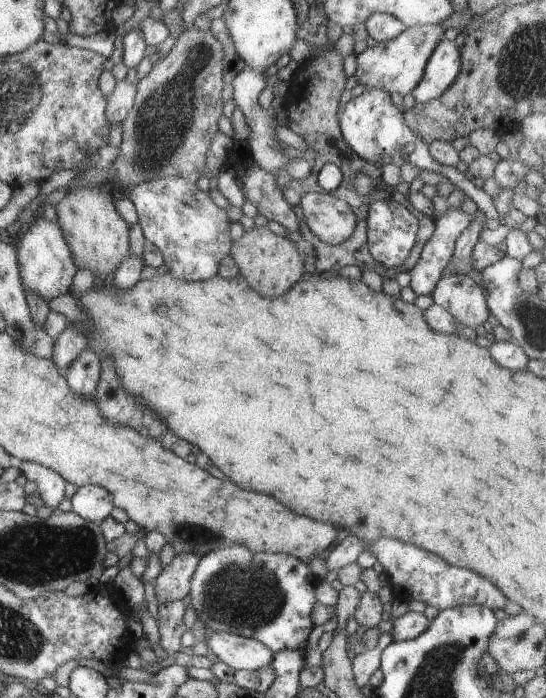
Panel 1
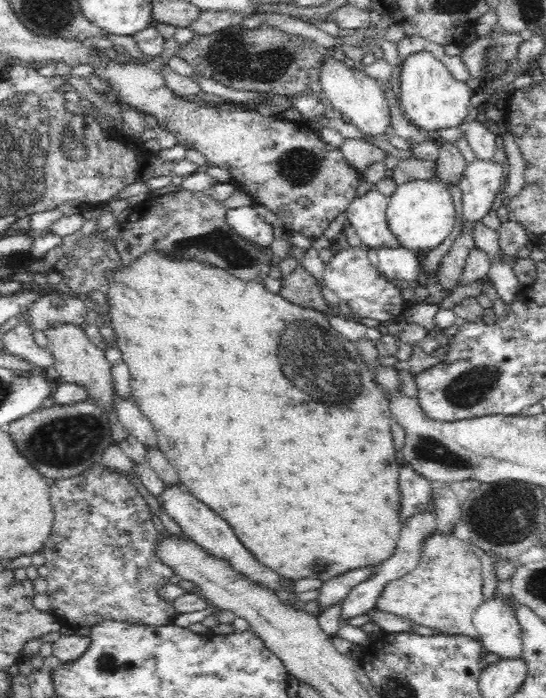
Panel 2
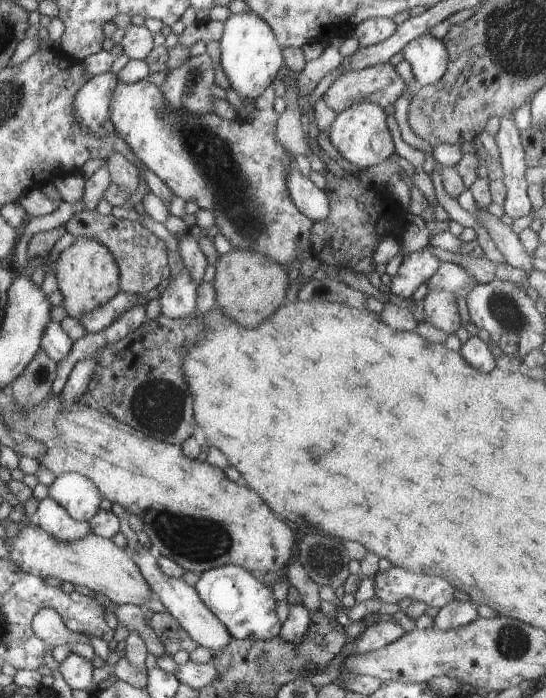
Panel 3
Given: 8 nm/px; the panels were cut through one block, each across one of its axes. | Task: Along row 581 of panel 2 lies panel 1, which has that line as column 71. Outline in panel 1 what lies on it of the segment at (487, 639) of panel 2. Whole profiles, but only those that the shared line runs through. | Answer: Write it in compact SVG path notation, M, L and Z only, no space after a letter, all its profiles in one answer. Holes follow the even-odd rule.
M84 485L78 487L76 493L70 498L72 512L75 512L84 520L101 523L110 516L112 508L112 496L96 485Z

